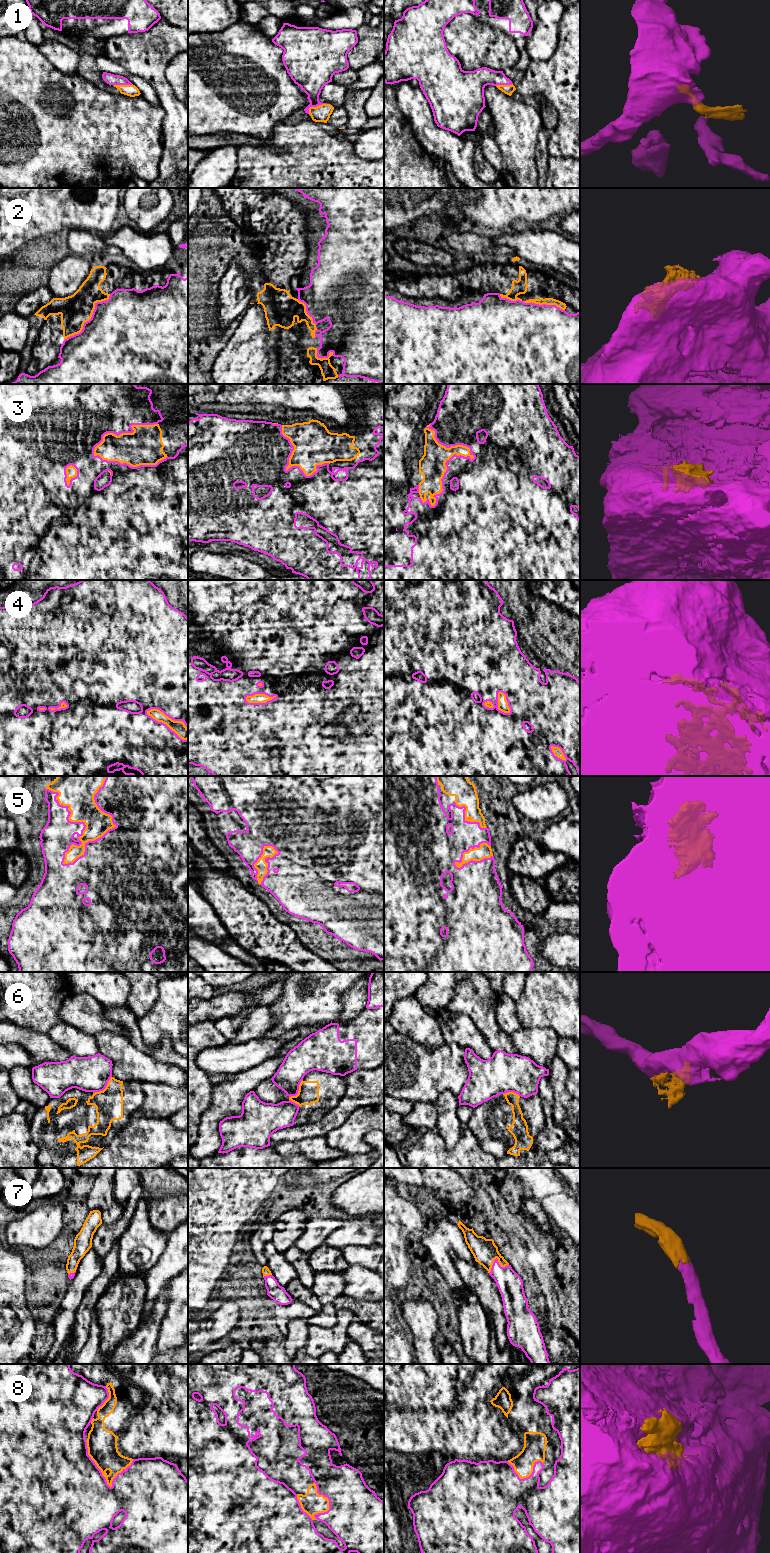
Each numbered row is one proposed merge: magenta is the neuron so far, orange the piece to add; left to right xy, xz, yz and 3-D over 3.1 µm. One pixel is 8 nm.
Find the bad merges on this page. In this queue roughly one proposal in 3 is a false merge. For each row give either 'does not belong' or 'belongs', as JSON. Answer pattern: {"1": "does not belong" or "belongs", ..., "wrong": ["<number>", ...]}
{"1": "belongs", "2": "does not belong", "3": "belongs", "4": "belongs", "5": "belongs", "6": "does not belong", "7": "belongs", "8": "belongs", "wrong": ["2", "6"]}

